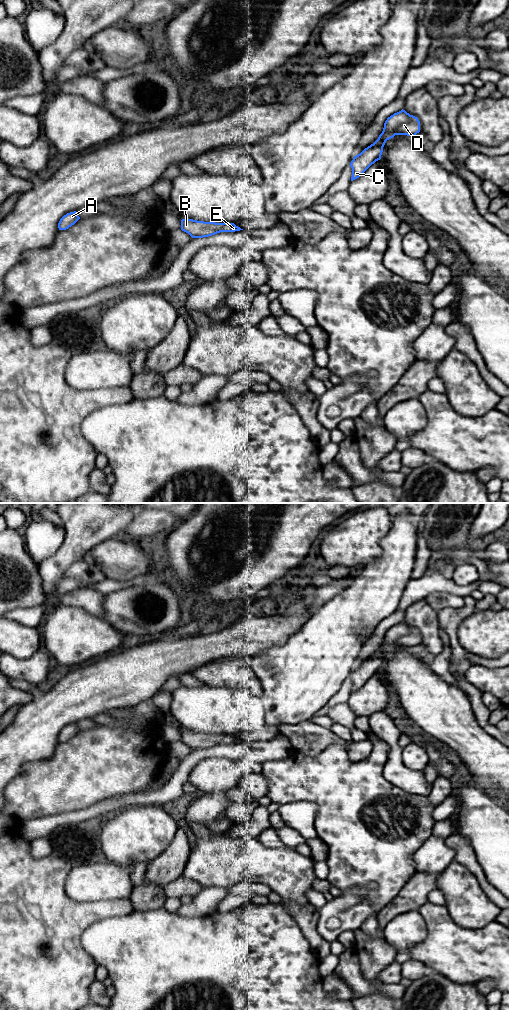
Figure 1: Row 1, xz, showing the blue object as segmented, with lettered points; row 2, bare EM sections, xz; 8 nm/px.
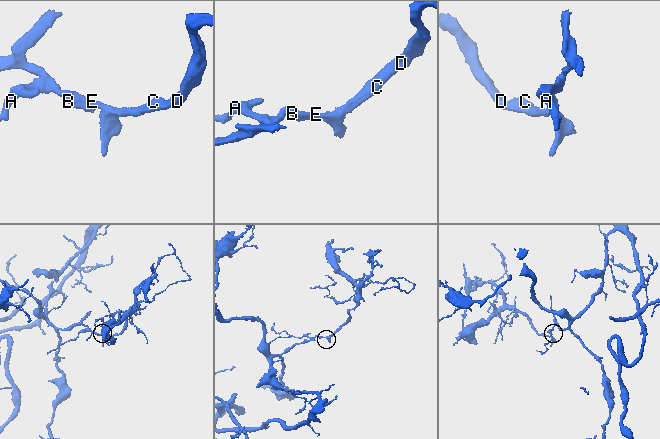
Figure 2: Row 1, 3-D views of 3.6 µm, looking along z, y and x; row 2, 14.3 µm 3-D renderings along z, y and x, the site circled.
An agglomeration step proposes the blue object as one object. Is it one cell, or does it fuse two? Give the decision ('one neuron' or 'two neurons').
one neuron

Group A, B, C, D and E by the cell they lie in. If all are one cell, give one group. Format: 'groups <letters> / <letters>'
groups A B C D E

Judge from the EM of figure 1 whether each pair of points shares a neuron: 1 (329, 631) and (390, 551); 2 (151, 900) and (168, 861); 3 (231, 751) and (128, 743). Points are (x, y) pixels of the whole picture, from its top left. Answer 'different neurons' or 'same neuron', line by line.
1: same neuron
2: same neuron
3: different neurons

